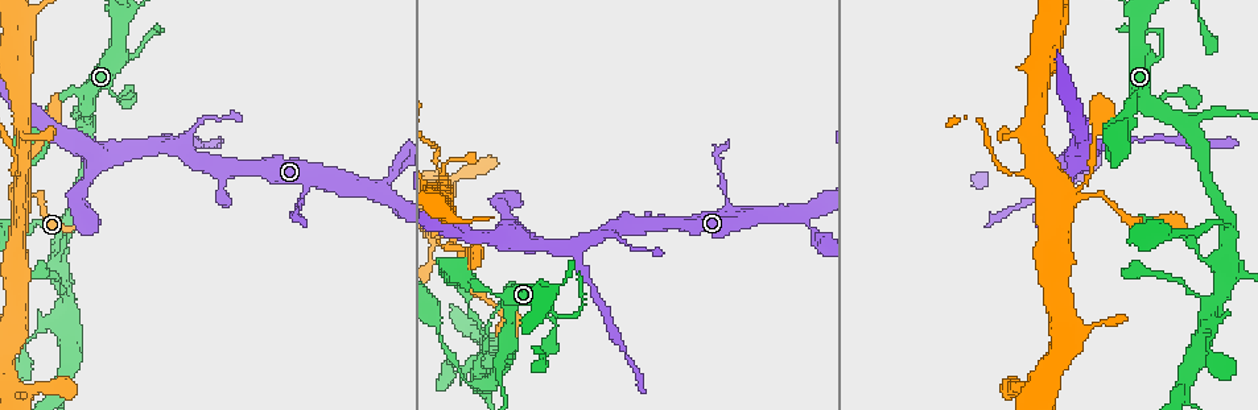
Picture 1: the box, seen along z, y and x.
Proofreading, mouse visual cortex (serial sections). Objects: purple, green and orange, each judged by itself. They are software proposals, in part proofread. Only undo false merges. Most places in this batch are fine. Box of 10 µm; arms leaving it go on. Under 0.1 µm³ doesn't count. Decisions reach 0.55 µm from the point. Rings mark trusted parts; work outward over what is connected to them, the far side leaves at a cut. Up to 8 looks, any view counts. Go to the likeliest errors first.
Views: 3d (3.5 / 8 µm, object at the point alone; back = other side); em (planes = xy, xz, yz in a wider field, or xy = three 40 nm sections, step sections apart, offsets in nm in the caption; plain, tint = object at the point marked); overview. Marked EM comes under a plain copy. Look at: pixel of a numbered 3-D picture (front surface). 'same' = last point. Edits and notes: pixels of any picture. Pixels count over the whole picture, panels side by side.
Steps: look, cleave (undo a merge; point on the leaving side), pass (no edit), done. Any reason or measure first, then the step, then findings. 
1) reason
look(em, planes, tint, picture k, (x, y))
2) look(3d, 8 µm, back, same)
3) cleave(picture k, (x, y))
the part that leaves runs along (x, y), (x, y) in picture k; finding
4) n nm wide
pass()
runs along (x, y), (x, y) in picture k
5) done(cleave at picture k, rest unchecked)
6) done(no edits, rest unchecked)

thin arm on a thick one
look(3d, 3.5 µm, picture 1, (486, 383))

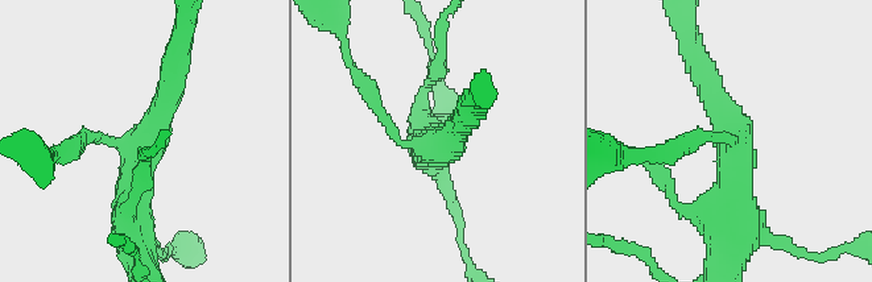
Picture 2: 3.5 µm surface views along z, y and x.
3 arms; arms of 150, 300, 500 nm
look(em, xy, step 2, tint, picture 2, (733, 155))

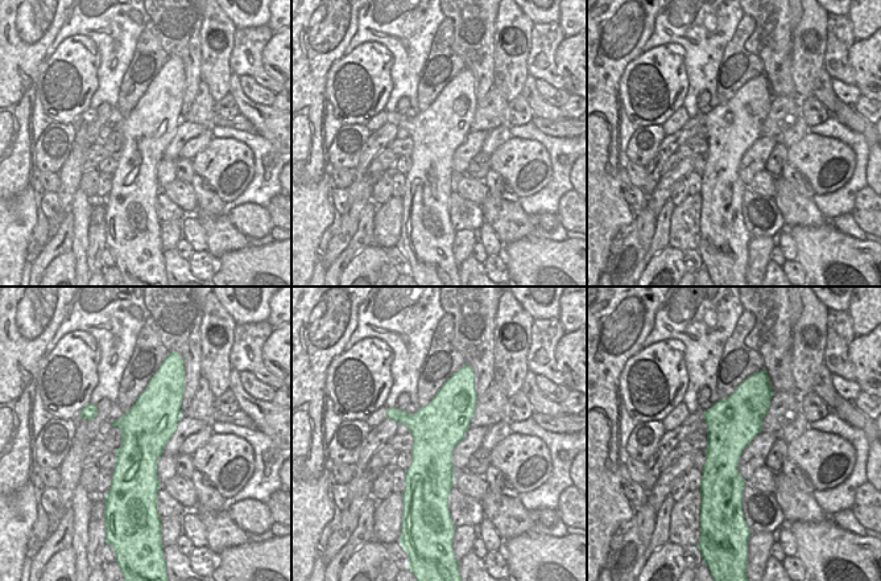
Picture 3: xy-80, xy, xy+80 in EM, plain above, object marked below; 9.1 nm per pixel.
pass()
runs along (172, 82), (135, 162), (135, 244) in picture 2; all the same cell

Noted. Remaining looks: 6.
thick turns thin
look(3d, 3.5 µm, picture 1, (575, 247))

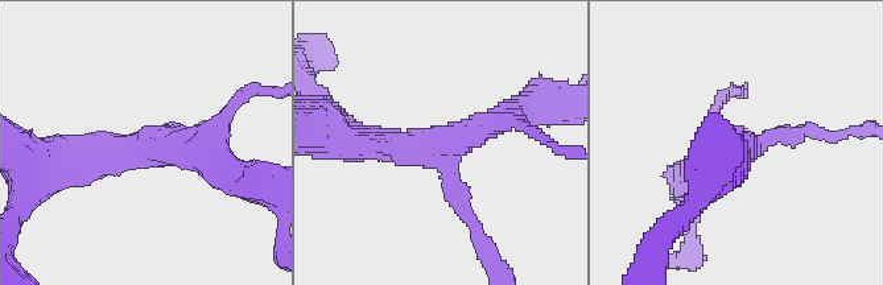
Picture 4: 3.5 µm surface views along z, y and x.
3 arms; arms of 200, 350, 350 nm
look(em, xy, step 2, tint, picture 4, (143, 147))

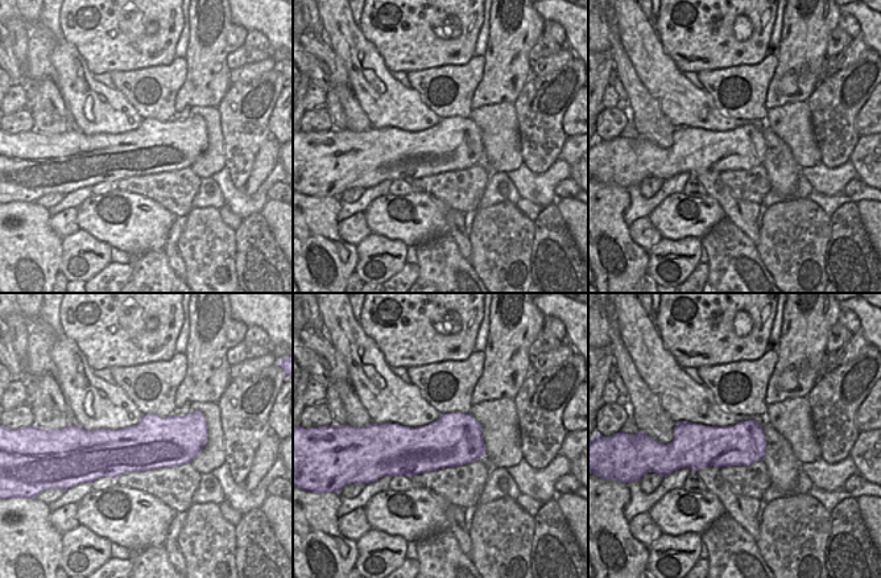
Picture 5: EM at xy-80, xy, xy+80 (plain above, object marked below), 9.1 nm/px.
pass()
runs along (516, 110), (440, 147), (350, 144) in picture 4; continuous, no second cell

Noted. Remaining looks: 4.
a narrow waist
look(3d, 8 µm, picture 1, (1209, 336))

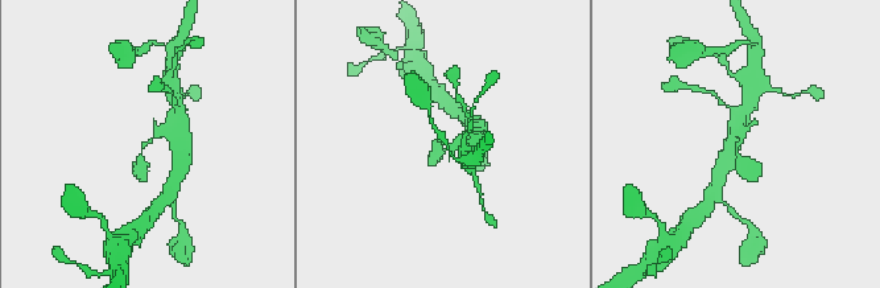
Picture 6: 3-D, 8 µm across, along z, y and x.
look(em, xy, step 5, tint, same)

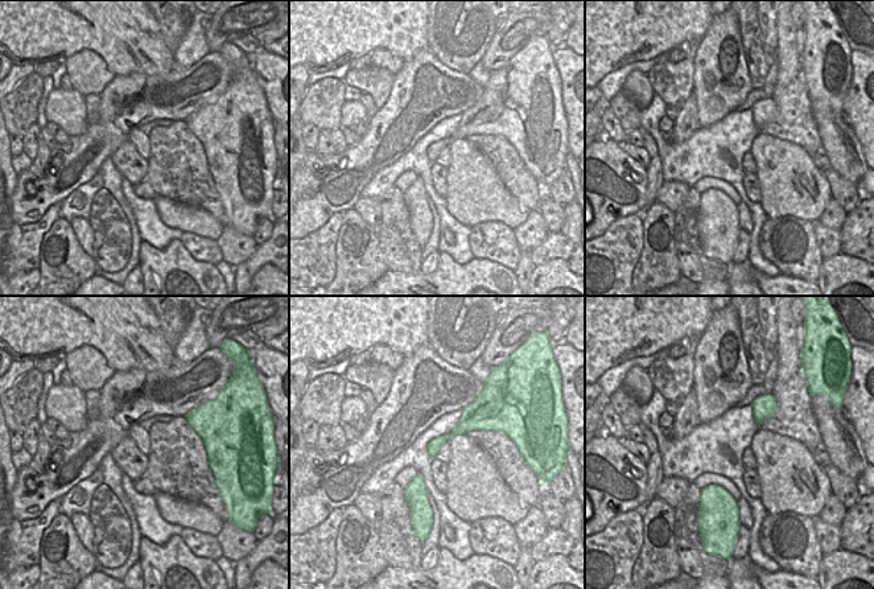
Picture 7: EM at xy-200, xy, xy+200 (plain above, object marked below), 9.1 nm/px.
pass()
runs along (180, 128), (145, 143), (139, 172) in picture 6; continuous, no second cell

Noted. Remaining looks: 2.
done(no edits, rest unchecked)

